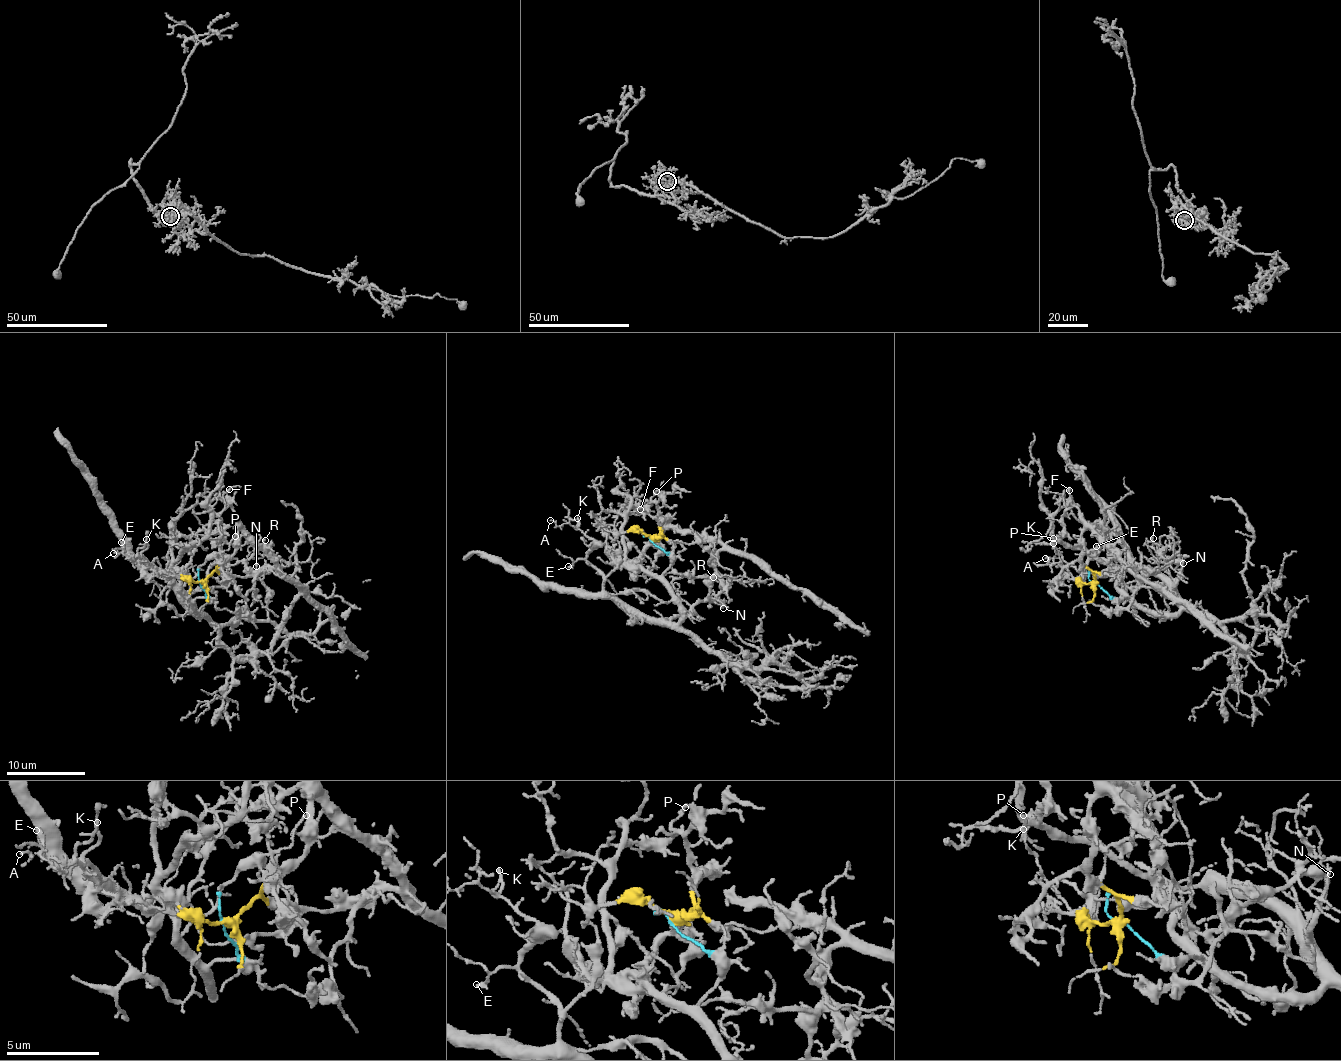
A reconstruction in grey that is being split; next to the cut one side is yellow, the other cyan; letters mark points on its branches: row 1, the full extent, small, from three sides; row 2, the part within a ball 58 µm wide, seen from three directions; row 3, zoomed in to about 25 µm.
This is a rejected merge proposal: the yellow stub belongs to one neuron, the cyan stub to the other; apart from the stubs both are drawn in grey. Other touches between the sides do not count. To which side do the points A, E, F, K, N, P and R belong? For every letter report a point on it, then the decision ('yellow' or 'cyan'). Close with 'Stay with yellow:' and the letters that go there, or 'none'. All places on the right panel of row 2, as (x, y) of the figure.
A: place (1045, 558); cyan
E: place (1096, 546); cyan
F: place (1069, 490); yellow
K: place (1053, 543); cyan
N: place (1183, 563); cyan
P: place (1053, 538); yellow
R: place (1153, 538); cyan
Stay with yellow: F, P

